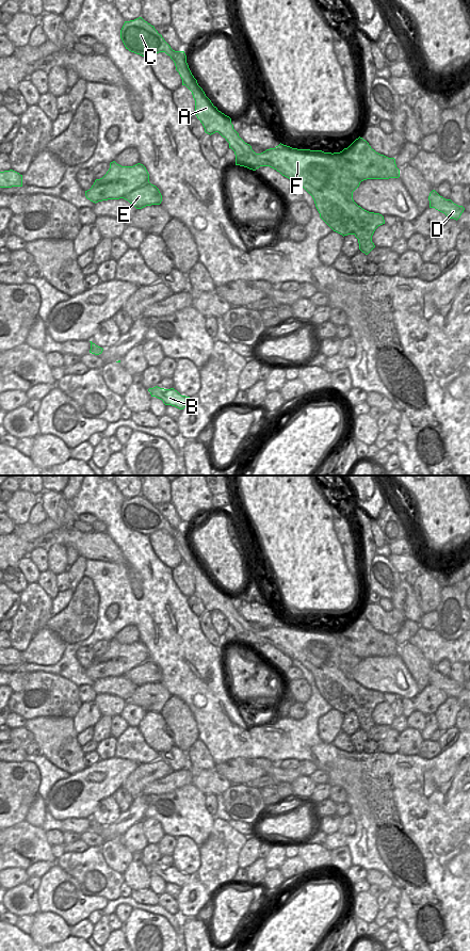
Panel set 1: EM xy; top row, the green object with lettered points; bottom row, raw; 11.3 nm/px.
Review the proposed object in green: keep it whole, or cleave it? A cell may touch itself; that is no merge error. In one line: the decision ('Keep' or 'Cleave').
Cleave.

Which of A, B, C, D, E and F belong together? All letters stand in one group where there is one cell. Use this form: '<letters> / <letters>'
A C F / B D E

